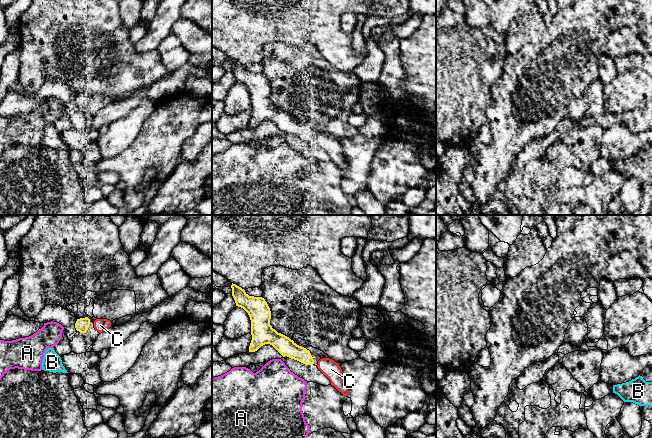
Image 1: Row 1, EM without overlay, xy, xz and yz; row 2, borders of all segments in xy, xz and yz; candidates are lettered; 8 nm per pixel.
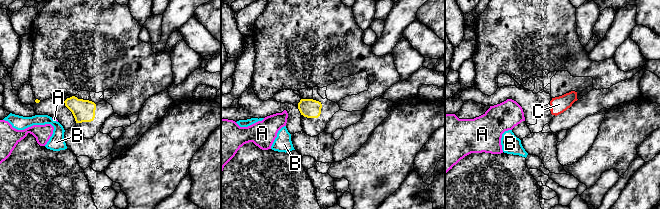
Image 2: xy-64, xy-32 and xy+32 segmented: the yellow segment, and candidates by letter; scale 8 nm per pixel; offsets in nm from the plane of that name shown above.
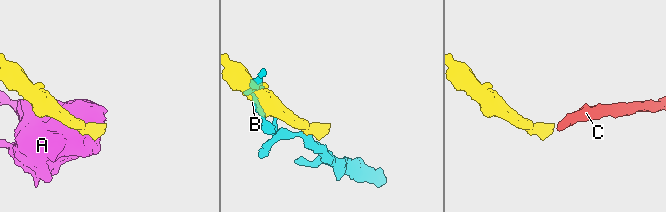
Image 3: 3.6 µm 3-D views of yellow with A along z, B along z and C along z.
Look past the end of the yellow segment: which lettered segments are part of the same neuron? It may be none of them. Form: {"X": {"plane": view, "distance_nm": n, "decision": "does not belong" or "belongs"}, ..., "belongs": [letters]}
{"A": {"plane": "xz", "distance_nm": 30, "decision": "does not belong"}, "B": {"plane": "xy", "distance_nm": 240, "decision": "does not belong"}, "C": {"plane": "xy", "distance_nm": 30, "decision": "belongs"}, "belongs": ["C"]}

